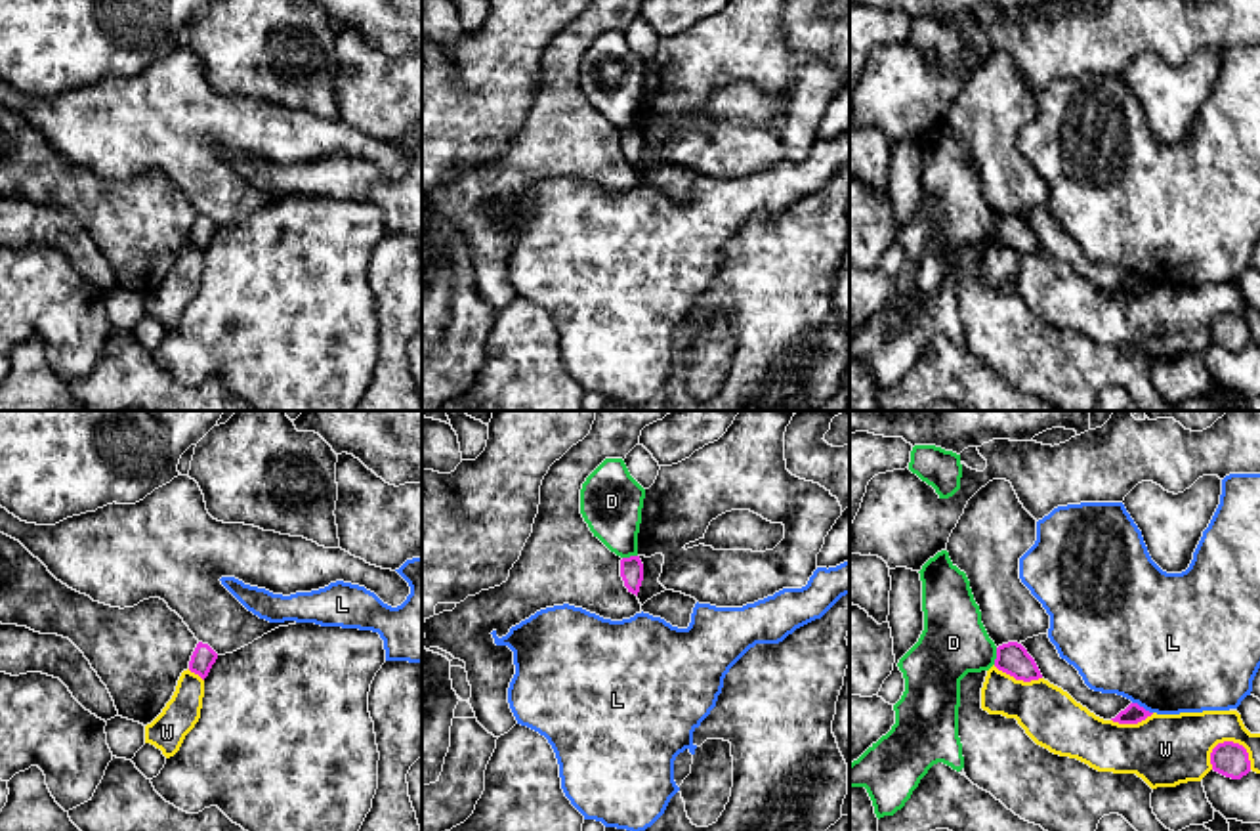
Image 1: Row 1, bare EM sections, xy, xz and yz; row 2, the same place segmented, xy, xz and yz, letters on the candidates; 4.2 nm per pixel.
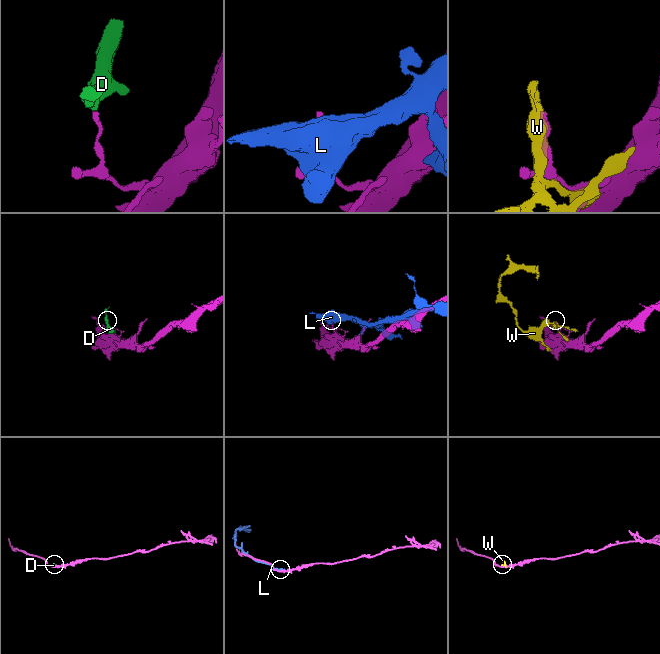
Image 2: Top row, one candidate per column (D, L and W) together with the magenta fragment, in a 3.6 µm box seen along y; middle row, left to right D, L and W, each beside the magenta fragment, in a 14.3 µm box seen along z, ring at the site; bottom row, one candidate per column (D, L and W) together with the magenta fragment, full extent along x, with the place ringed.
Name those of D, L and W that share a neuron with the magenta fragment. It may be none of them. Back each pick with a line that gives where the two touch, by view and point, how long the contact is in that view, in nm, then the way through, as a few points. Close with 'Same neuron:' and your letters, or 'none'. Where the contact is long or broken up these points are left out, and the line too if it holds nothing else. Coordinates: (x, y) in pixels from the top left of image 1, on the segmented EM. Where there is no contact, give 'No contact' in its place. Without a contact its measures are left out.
Same neuron: none

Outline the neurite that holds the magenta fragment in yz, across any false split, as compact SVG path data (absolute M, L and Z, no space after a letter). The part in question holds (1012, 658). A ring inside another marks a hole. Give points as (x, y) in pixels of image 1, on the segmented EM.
M1008 642L997 648L995 667L1023 682L1042 678L1035 659L1018 642Z

